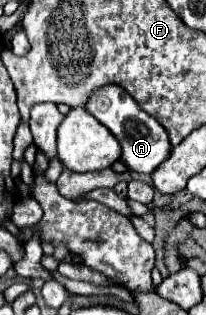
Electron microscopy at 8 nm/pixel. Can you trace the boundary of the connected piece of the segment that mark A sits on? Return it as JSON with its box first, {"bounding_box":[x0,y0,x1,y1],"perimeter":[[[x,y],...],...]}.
{"bounding_box":[85,85,171,173],"perimeter":[[[107,85],[107,87],[99,89],[97,93],[93,93],[89,97],[89,103],[87,103],[85,109],[97,121],[101,121],[115,135],[115,139],[121,143],[121,161],[131,171],[153,173],[169,157],[171,143],[169,143],[169,137],[167,137],[165,129],[161,129],[157,119],[147,115],[143,109],[139,109],[135,99],[127,91],[123,91],[121,87]]]}

